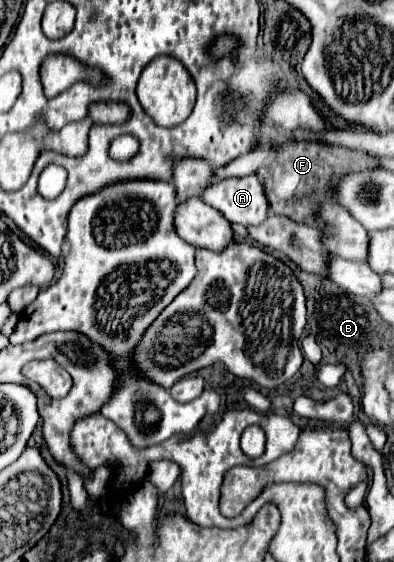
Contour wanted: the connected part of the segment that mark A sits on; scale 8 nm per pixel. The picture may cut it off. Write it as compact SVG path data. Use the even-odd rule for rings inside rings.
M255 174L243 178L225 178L215 182L215 186L207 186L205 202L221 214L229 222L237 222L243 226L255 226L267 218L267 198L263 194L263 184Z

